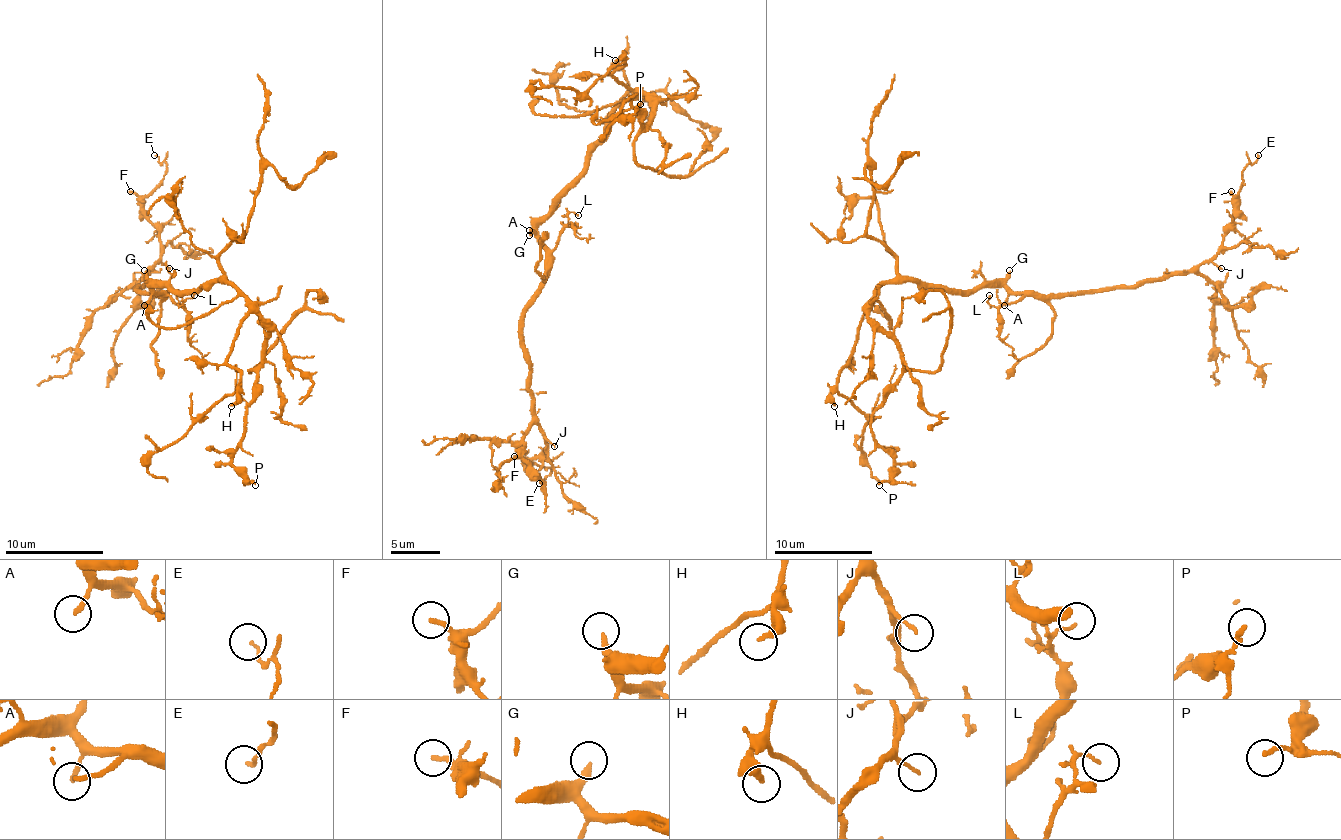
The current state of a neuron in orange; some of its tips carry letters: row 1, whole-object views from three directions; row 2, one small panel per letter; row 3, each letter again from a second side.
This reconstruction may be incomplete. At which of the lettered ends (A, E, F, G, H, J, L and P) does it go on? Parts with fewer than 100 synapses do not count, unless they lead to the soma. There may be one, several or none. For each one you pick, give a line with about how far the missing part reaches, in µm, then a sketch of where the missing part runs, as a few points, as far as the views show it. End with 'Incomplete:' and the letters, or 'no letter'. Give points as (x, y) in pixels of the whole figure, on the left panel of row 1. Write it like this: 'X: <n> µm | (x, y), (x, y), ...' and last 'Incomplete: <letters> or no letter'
G: 90 µm | (144, 270), (120, 211), (142, 209), (142, 187), (169, 182), (204, 278), (152, 320), (66, 312)
Incomplete: G

